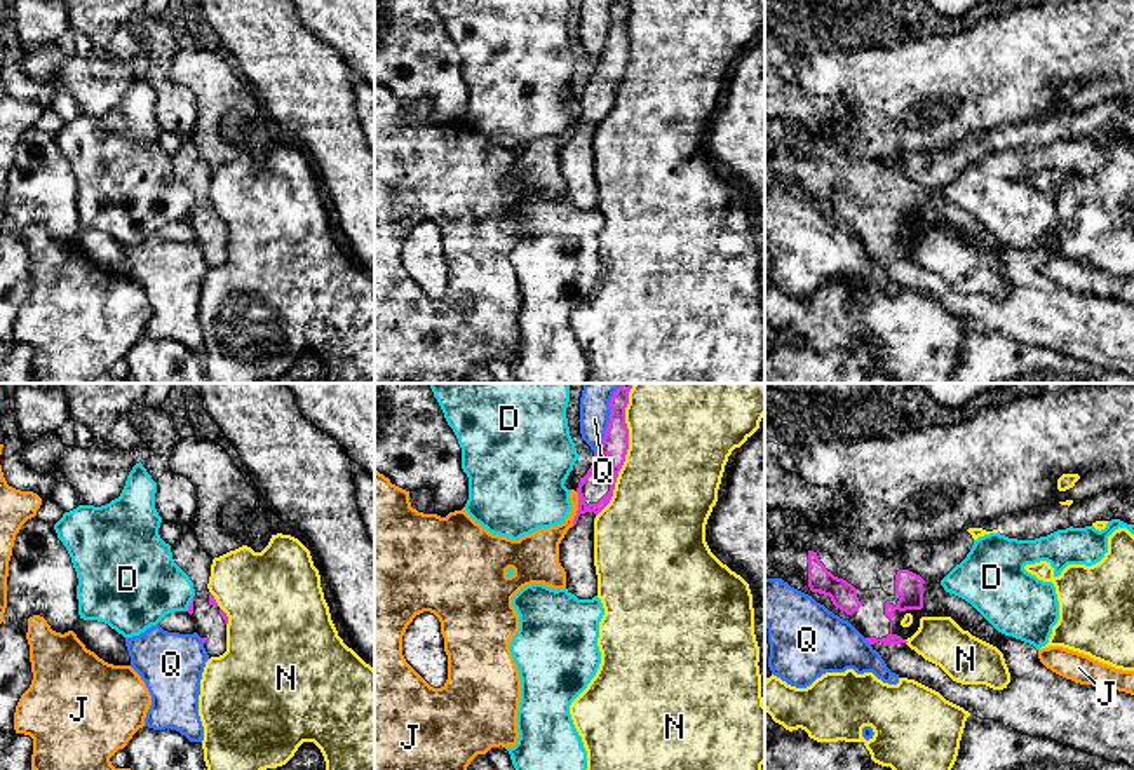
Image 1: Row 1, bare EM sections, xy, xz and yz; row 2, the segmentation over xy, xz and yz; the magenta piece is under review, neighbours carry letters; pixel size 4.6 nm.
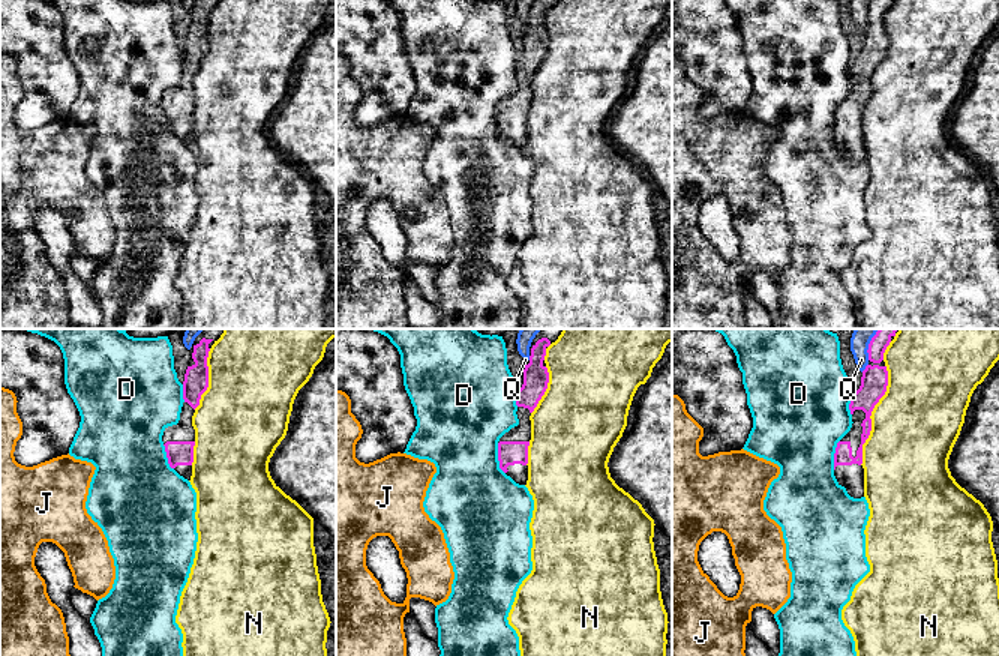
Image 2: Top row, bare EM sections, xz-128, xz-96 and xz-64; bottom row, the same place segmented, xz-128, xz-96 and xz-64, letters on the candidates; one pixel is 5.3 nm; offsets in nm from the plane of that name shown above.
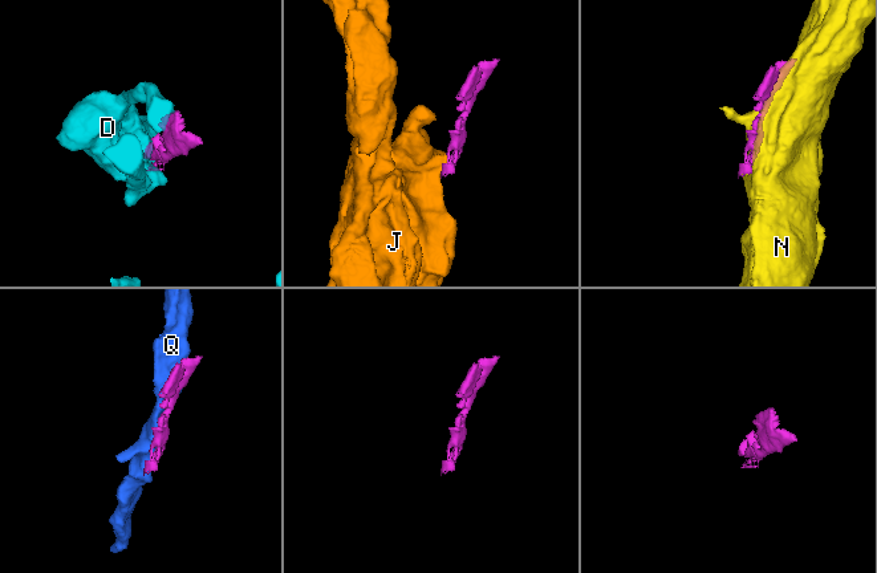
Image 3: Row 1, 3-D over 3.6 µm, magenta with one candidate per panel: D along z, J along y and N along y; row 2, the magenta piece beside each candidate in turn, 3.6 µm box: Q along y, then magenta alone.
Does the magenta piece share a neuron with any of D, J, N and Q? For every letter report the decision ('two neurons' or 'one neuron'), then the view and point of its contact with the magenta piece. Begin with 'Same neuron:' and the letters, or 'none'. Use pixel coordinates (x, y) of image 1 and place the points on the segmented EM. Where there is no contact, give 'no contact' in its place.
Same neuron: none
D: two neurons; contact xy (190, 605)
J: two neurons; contact xz (579, 509)
N: two neurons; contact xz (626, 452)
Q: two neurons; contact xz (610, 418)

